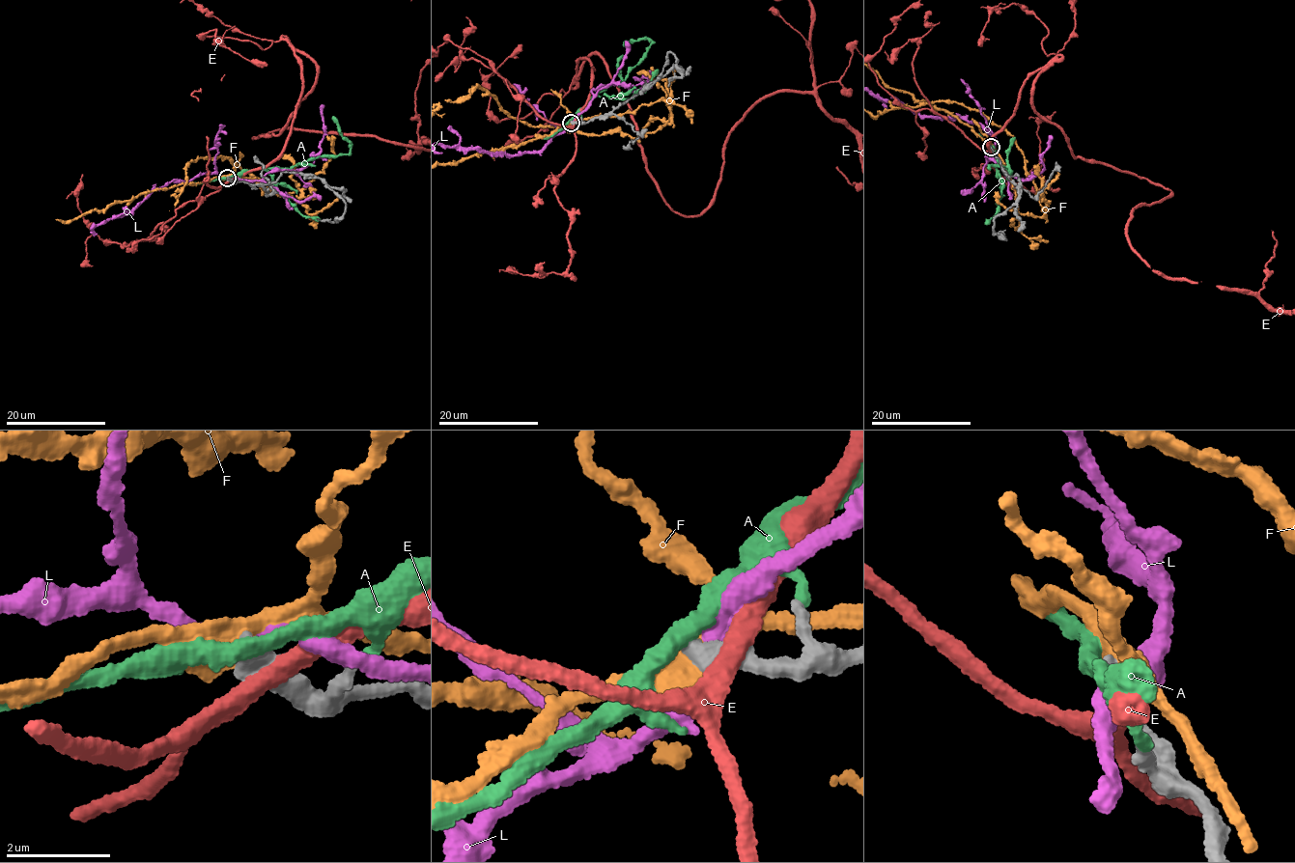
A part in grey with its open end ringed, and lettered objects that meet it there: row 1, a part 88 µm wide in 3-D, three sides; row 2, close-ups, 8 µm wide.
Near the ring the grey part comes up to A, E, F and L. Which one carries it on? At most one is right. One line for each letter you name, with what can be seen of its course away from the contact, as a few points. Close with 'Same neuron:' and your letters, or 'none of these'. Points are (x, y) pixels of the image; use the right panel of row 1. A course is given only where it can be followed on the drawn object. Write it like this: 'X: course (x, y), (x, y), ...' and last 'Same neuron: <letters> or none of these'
Same neuron: none of these

